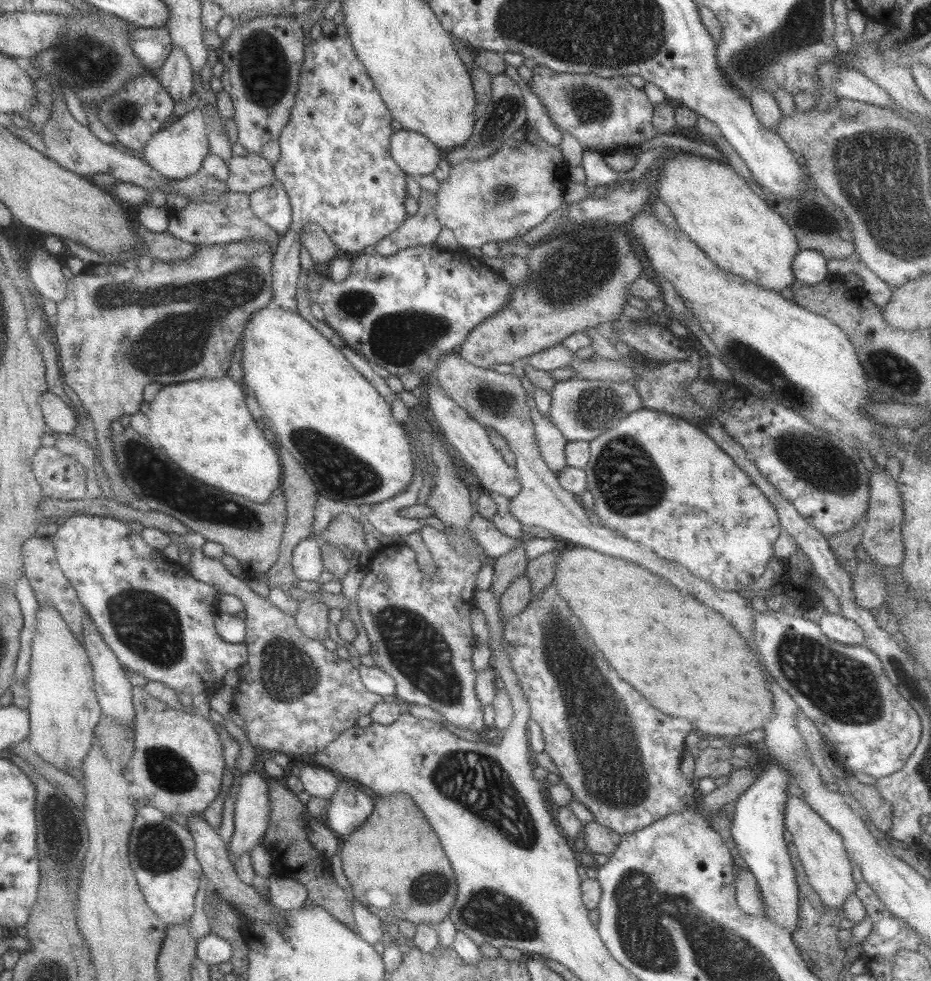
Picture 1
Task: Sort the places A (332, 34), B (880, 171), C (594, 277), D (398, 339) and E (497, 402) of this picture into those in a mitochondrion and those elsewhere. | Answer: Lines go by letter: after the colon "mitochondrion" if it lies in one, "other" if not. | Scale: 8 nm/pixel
A: other
B: mitochondrion
C: mitochondrion
D: mitochondrion
E: mitochondrion

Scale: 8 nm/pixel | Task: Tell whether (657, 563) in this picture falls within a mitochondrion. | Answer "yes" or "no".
no

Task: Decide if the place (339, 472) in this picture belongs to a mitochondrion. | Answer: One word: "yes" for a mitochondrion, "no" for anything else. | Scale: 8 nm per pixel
yes

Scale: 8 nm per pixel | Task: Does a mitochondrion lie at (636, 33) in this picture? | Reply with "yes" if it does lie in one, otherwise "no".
yes

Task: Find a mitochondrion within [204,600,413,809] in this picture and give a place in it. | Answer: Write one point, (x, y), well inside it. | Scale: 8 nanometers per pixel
(286, 674)

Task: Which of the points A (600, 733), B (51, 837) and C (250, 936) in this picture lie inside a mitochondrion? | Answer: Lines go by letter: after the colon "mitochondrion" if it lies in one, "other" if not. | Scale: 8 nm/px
A: mitochondrion
B: mitochondrion
C: other

